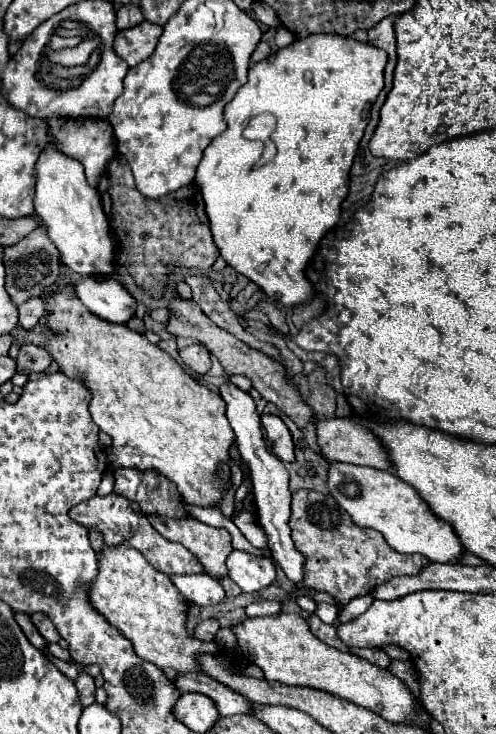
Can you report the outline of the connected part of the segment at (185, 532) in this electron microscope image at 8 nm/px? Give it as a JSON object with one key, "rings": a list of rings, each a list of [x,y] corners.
{"rings":[[[150,514],[148,522],[172,542],[180,542],[188,548],[200,564],[204,564],[210,576],[226,576],[226,556],[232,552],[230,534],[224,528],[212,528],[202,524],[192,516],[184,518],[162,518],[160,514]]]}

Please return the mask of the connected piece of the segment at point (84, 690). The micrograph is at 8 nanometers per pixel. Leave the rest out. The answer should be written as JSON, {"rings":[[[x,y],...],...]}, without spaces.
{"rings":[[[80,670],[80,676],[76,680],[76,688],[78,688],[78,694],[80,699],[80,704],[86,708],[94,702],[94,678],[86,676],[82,670]]]}

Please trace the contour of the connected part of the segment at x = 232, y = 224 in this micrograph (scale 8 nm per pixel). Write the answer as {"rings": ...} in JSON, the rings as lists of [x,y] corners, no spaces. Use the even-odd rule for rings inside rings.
{"rings":[[[312,34],[294,40],[290,46],[280,48],[258,64],[250,66],[248,82],[234,94],[224,108],[228,128],[216,136],[206,148],[206,156],[196,172],[196,184],[206,204],[210,230],[222,258],[236,272],[256,282],[268,296],[274,296],[286,306],[296,306],[312,298],[312,286],[304,276],[304,268],[312,258],[320,238],[338,222],[340,202],[348,194],[348,172],[352,166],[350,136],[354,154],[368,126],[368,114],[384,86],[386,52],[366,42],[344,38],[340,34]],[[270,112],[276,116],[274,144],[278,148],[272,162],[256,166],[264,152],[260,140],[244,138],[244,126],[250,118]]]}

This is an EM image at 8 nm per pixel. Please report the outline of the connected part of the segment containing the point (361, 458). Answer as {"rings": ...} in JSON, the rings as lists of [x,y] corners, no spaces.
{"rings":[[[332,418],[332,420],[316,422],[316,438],[318,438],[316,442],[320,446],[320,454],[328,462],[348,462],[348,464],[370,466],[370,468],[378,468],[378,470],[392,468],[380,440],[352,418]]]}

